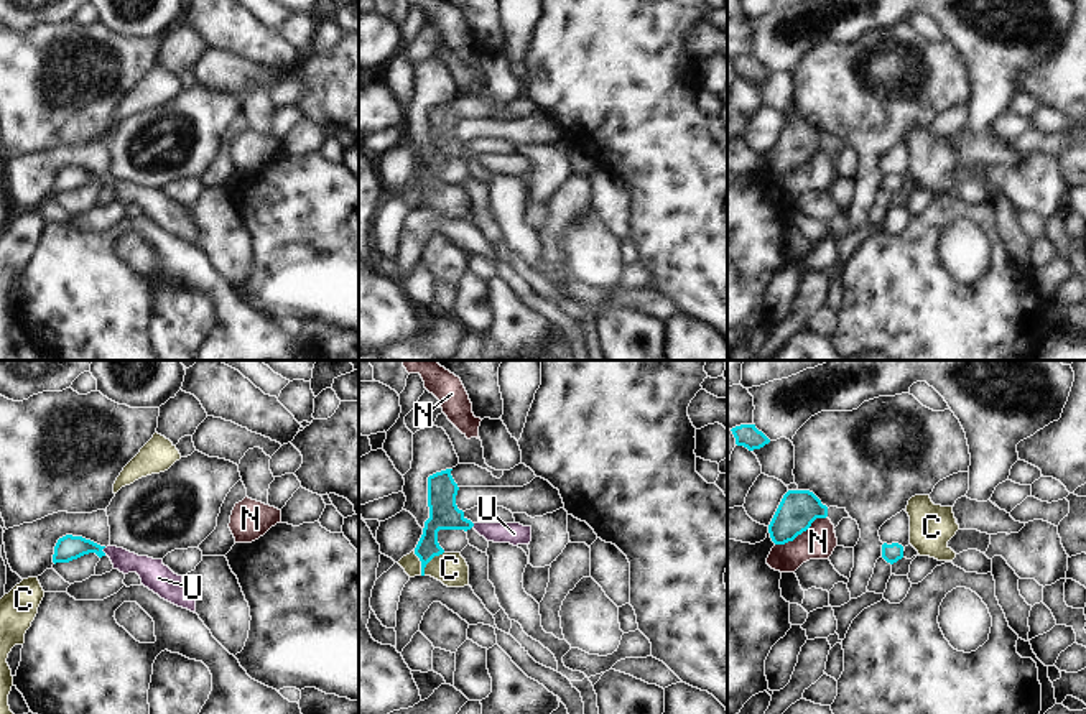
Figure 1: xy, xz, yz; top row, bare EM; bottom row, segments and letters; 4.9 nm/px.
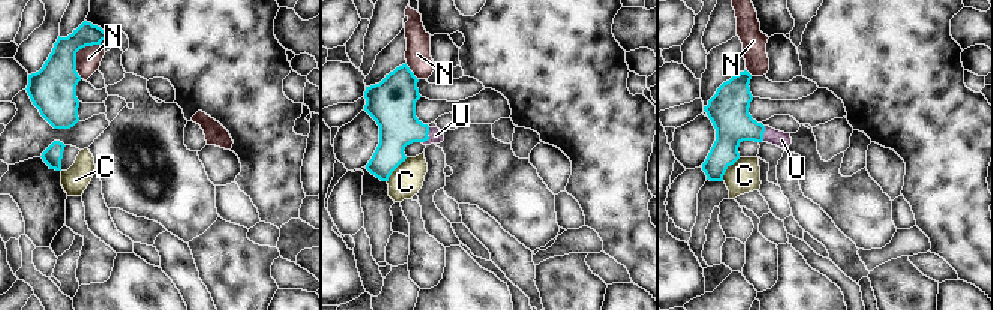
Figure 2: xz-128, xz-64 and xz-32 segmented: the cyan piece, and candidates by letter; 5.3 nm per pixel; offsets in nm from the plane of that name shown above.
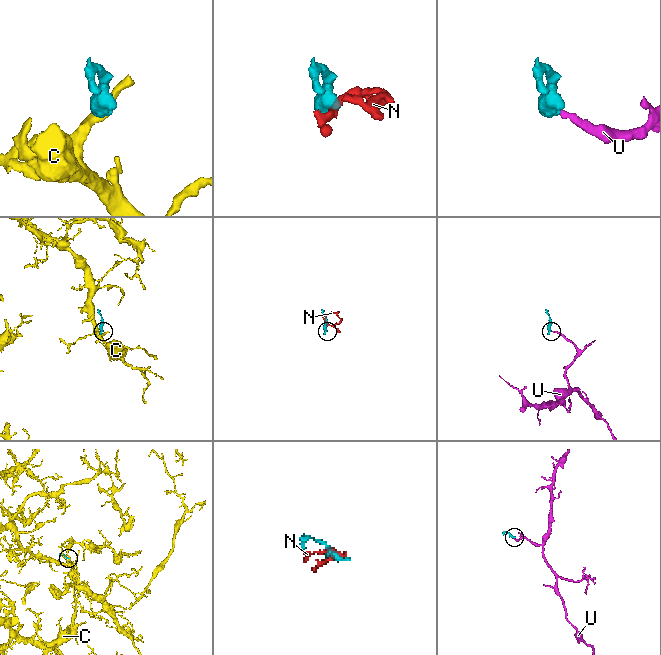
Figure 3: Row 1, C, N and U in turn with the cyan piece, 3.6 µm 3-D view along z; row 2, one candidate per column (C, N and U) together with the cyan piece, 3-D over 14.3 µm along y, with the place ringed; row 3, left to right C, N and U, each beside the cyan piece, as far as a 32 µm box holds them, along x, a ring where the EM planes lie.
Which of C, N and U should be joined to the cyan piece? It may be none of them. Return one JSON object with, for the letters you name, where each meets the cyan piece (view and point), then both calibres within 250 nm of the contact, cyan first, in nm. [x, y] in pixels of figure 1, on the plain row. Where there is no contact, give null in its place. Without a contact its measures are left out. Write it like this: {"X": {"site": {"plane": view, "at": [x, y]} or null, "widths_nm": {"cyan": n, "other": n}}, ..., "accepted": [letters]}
{"U": {"site": {"plane": "xy", "at": [102, 180]}, "widths_nm": {"cyan": 120, "other": 120}}, "accepted": ["U"]}

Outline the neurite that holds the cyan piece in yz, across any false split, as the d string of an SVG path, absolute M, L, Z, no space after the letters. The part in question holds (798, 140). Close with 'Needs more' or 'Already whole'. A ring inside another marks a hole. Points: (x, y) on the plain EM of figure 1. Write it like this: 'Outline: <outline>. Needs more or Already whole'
Outline: M788 122L768 156L768 165L775 176L785 176L806 163L816 150L826 148L828 138L813 123Z. Already whole.

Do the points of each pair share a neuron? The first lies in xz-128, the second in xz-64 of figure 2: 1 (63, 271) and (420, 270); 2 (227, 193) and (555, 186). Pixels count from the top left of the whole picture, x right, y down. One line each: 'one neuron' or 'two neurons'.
1: two neurons
2: two neurons

